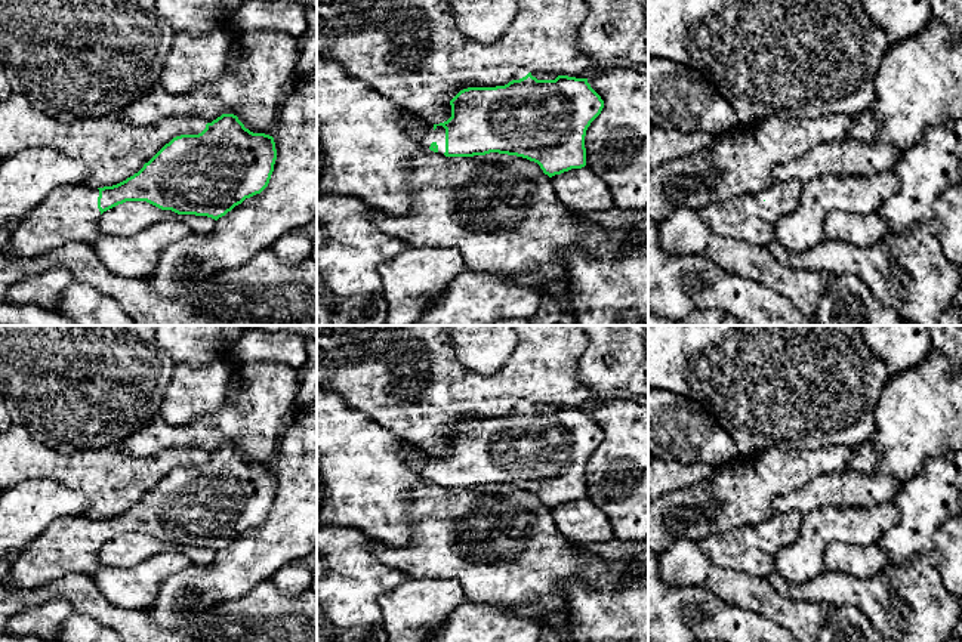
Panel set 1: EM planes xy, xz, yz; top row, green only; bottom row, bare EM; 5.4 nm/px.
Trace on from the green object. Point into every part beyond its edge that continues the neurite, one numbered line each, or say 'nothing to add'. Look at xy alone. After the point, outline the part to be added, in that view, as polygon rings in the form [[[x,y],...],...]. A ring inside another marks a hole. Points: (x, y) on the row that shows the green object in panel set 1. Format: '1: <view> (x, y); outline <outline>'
1: xy (68, 213); outline [[[61,185],[12,229],[10,250],[18,257],[38,257],[70,241],[93,244],[99,231],[98,188]]]

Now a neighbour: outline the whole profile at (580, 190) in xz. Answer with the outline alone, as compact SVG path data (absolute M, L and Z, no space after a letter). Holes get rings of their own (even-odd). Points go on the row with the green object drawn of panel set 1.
M588 166L551 178L558 200L573 212L608 210L614 200L607 183Z

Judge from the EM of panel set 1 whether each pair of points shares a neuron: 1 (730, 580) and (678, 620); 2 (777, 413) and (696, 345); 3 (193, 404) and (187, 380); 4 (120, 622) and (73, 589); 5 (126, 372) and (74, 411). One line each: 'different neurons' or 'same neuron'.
1: different neurons
2: same neuron
3: same neuron
4: same neuron
5: same neuron

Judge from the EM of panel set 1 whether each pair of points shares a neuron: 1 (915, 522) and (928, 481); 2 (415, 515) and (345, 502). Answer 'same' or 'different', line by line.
1: same
2: different

